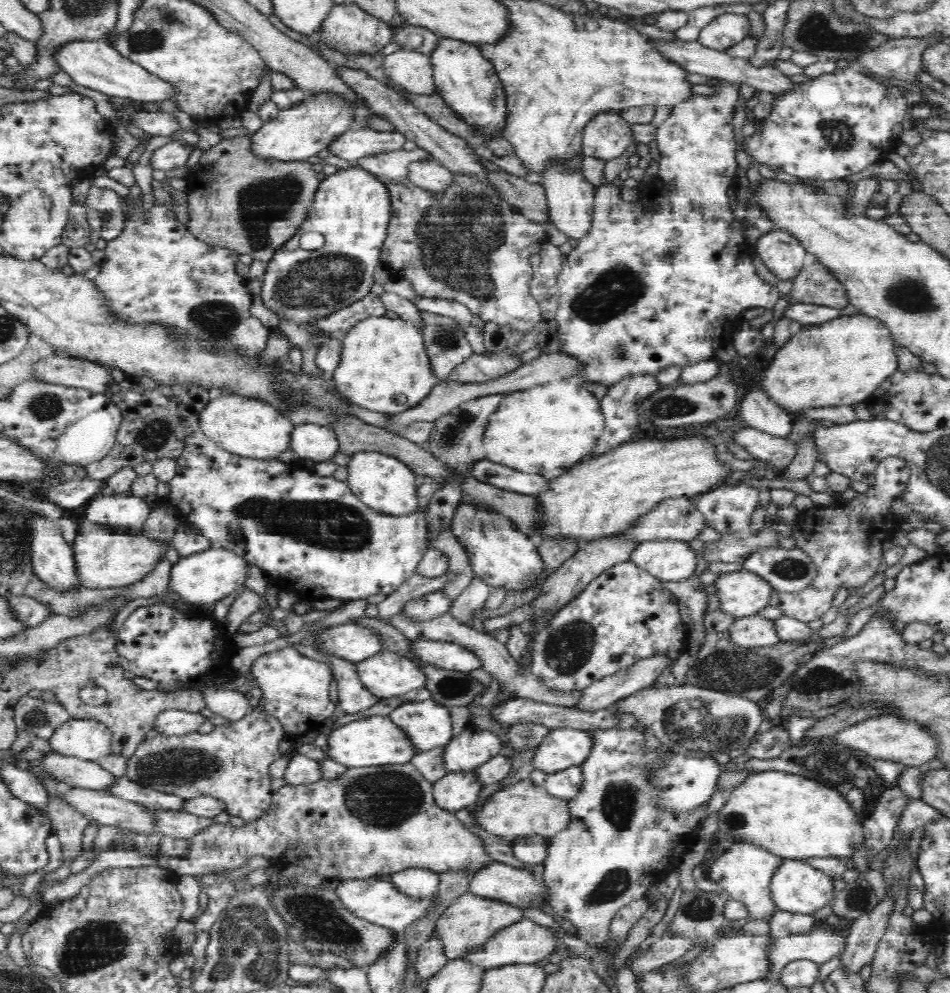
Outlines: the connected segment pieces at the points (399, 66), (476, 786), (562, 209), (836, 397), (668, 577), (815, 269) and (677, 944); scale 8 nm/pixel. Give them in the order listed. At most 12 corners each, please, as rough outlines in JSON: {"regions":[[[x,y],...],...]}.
{"regions":[[[426,52],[383,55],[385,80],[414,96],[436,93]],[[477,768],[433,782],[440,807],[456,811],[476,802],[484,786]],[[550,157],[539,183],[551,222],[567,237],[590,229],[598,187],[584,158]],[[860,312],[806,326],[760,374],[792,414],[851,405],[902,348]],[[678,539],[636,543],[629,560],[666,582],[699,573]],[[820,260],[803,266],[790,295],[796,303],[850,304],[846,286]],[[679,936],[652,943],[632,962],[635,976],[684,956],[700,942]]]}

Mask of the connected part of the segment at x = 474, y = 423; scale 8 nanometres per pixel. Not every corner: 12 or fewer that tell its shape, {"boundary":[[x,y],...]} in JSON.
{"boundary":[[504,396],[453,406],[423,444],[443,466],[423,511],[425,544],[452,528],[490,414]]}

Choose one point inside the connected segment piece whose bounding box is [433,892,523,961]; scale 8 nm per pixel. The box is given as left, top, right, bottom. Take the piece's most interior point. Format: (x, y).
(470, 921)

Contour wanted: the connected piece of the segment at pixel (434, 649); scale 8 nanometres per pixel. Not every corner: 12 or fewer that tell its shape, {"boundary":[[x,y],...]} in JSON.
{"boundary":[[418,640],[414,651],[442,668],[472,672],[484,666],[458,642]]}

